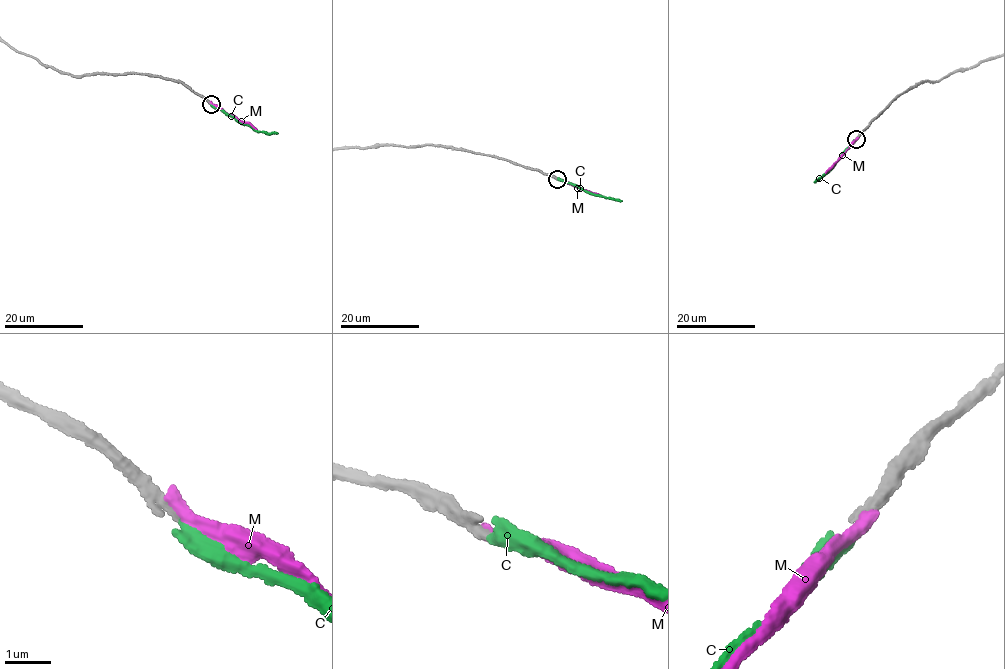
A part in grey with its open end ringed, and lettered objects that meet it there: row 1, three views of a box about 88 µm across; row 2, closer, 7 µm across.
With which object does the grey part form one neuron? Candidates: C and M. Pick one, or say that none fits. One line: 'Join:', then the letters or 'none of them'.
Join: C

